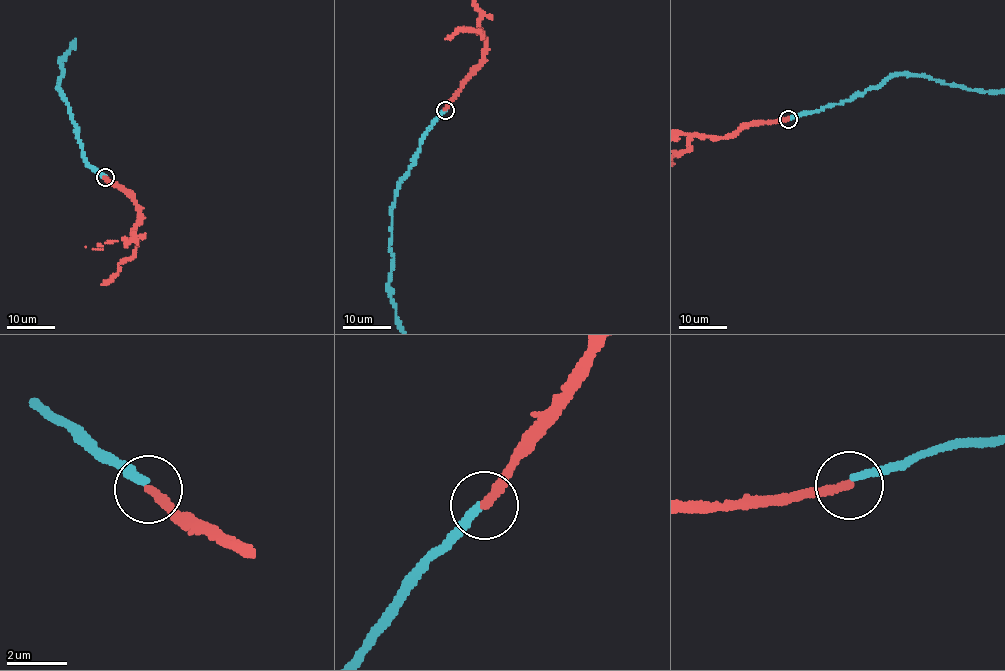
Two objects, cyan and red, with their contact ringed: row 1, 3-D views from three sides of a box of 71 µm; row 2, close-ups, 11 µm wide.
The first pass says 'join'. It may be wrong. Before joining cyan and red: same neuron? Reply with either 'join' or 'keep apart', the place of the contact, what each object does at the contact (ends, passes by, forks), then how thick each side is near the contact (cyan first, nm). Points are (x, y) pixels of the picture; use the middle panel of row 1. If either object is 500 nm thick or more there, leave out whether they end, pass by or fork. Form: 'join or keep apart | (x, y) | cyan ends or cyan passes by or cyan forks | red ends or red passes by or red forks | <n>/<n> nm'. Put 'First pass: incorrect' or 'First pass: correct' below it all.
keep apart | (445, 110) | cyan ends | red ends | 260/240 nm
First pass: incorrect

